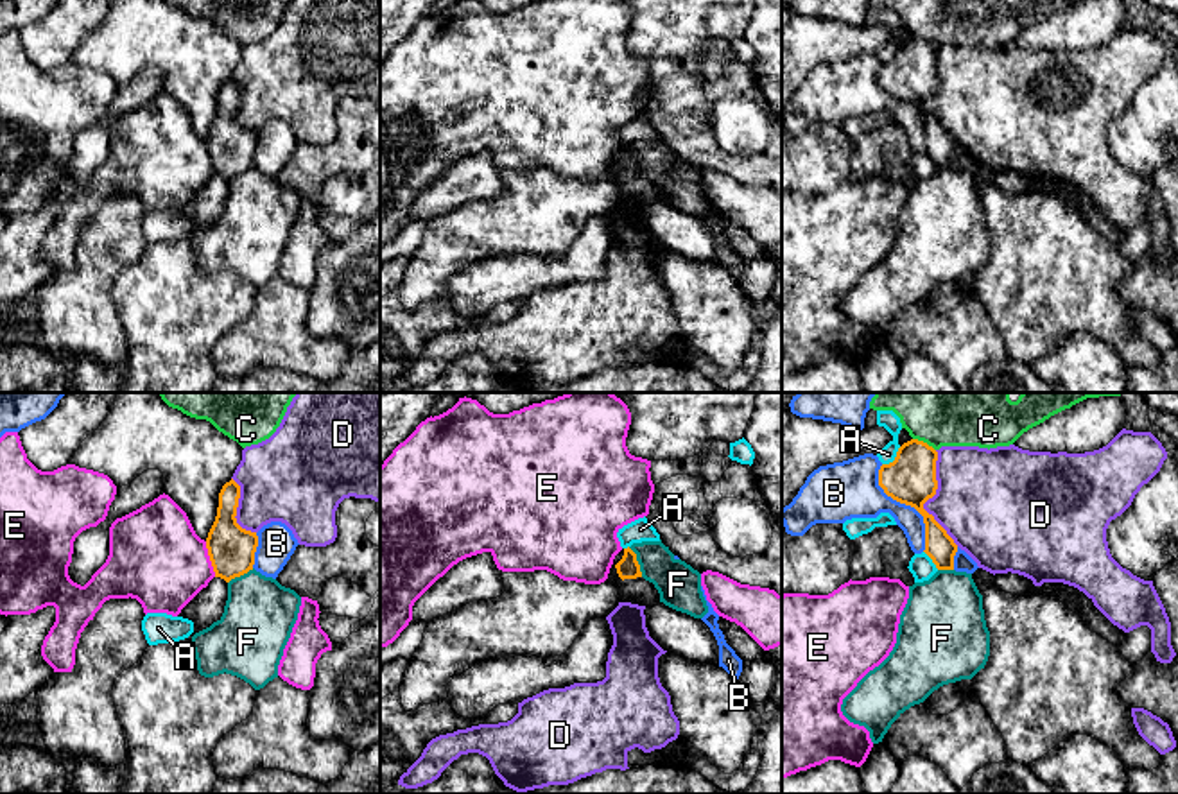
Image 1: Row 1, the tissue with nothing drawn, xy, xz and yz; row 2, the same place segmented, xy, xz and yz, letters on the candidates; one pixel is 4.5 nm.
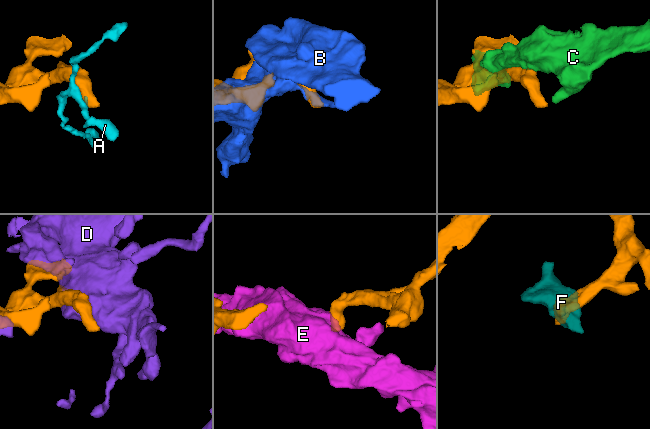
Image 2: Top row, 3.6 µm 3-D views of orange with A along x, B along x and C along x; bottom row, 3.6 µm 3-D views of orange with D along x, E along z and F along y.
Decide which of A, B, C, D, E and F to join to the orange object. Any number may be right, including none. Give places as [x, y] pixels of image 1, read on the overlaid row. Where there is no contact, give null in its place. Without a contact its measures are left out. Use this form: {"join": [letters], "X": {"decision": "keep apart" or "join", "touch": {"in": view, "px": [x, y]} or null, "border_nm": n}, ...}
{"join": [], "A": {"decision": "keep apart", "touch": {"in": "yz", "px": [895, 459]}, "border_nm": 120}, "B": {"decision": "keep apart", "touch": {"in": "yz", "px": [908, 504]}, "border_nm": 440}, "C": {"decision": "keep apart", "touch": {"in": "yz", "px": [924, 443]}, "border_nm": 120}, "D": {"decision": "keep apart", "touch": {"in": "yz", "px": [929, 497]}, "border_nm": 440}, "E": {"decision": "keep apart", "touch": {"in": "xy", "px": [210, 560]}, "border_nm": 170}, "F": {"decision": "keep apart", "touch": {"in": "xz", "px": [637, 561]}, "border_nm": 150}}

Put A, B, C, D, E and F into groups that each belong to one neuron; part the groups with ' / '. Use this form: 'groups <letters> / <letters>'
groups A D / B / C / E / F

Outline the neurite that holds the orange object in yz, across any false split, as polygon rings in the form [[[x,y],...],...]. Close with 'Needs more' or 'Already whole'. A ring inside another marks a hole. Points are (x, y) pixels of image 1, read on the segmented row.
[[[923,441],[904,443],[893,462],[879,470],[879,486],[893,500],[914,507],[925,523],[925,554],[938,570],[954,570],[957,545],[947,531],[923,509],[923,504],[936,495],[938,452]]]. Already whole

